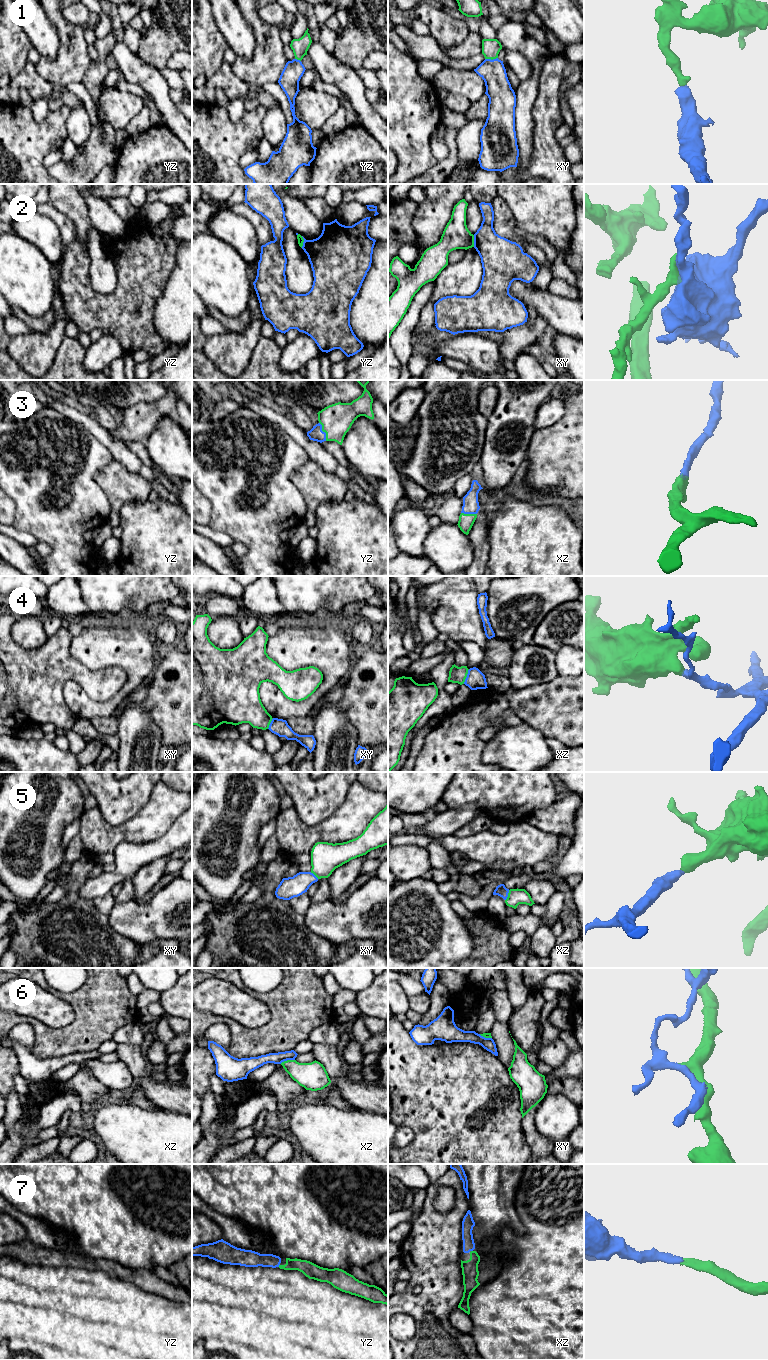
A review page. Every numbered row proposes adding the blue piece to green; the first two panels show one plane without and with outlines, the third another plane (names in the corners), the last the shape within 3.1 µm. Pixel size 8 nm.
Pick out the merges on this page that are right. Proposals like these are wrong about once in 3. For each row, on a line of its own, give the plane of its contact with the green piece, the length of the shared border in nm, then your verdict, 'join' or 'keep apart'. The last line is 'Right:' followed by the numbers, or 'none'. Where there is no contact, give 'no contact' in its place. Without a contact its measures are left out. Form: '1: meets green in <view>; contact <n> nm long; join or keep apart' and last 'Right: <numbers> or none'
1: meets green in xy; contact 110 nm long; join
2: meets green in yz; contact 100 nm long; keep apart
3: meets green in yz; contact 160 nm long; join
4: meets green in xz; contact 130 nm long; keep apart
5: meets green in xz; contact 90 nm long; join
6: meets green in xz; contact 120 nm long; keep apart
7: no contact; join
Right: 1, 3, 5, 7

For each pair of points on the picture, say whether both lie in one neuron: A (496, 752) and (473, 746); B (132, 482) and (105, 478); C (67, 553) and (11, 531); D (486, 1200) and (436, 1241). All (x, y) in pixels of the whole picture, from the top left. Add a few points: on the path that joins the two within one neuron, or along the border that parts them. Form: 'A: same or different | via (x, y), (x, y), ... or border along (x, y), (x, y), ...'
A: different | border along (486, 742), (481, 761)
B: same | via (125, 482), (117, 482), (112, 479)
C: different | border along (16, 528), (30, 532), (38, 543)
D: different | border along (467, 1199), (469, 1209)

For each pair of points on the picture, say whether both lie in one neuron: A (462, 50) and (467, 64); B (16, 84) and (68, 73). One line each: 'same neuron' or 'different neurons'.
A: different neurons
B: different neurons

